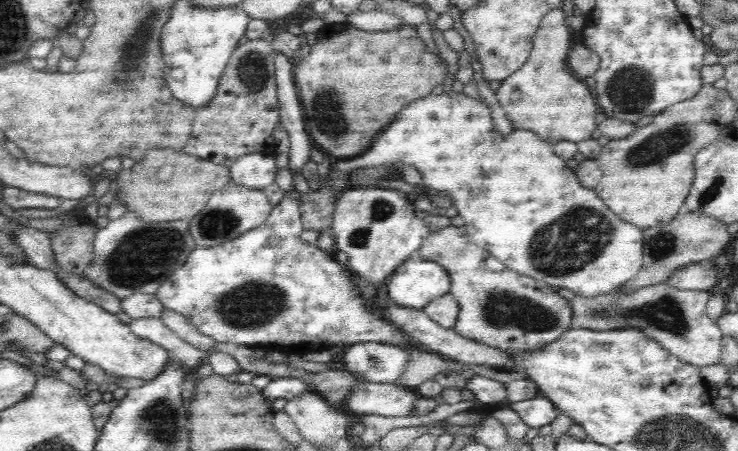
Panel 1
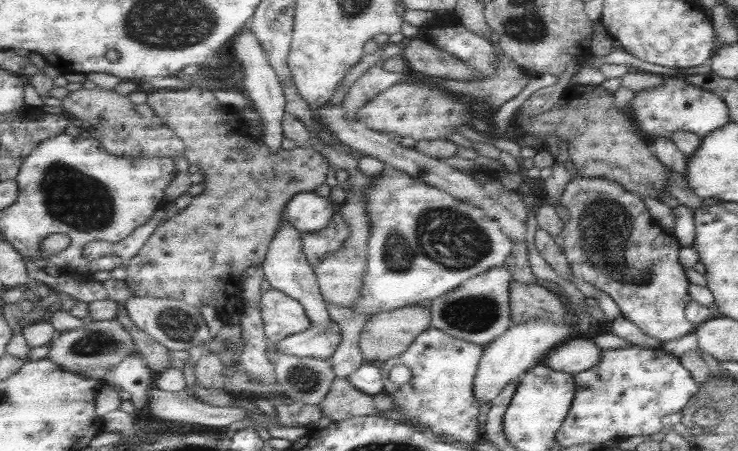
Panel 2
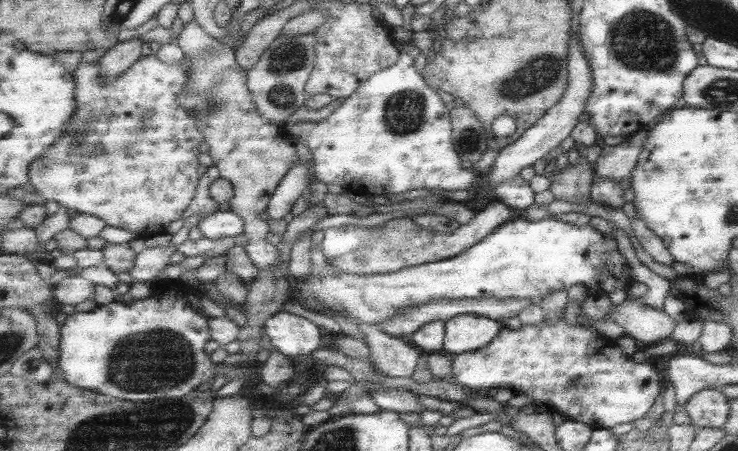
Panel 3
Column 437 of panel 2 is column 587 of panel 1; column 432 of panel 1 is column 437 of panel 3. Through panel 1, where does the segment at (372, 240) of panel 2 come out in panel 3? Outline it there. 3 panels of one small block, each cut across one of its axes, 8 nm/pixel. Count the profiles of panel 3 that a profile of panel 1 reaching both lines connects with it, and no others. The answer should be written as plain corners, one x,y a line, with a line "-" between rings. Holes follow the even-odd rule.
401,51
392,66
359,83
329,116
317,122
294,122
286,127
288,137
311,153
312,171
317,181
339,185
365,196
388,198
407,190
469,191
478,188
482,178
477,172
463,168
462,160
452,145
450,113
435,91
423,82
413,63
414,60

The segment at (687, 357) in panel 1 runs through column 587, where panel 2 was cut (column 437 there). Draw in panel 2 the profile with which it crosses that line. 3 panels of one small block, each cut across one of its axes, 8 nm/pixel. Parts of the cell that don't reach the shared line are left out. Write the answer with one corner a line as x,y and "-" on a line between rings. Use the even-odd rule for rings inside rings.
503,264
467,278
457,288
431,299
428,304
431,328
476,345
493,341
512,324
509,319
509,280
512,280
509,269

